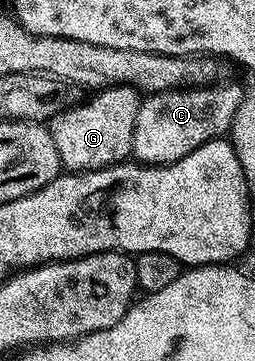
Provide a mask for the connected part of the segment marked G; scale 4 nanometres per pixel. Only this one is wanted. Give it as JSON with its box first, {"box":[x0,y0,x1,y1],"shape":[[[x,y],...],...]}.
{"box":[48,85,143,173],"shape":[[[111,85],[87,97],[90,97],[87,101],[79,100],[70,108],[60,110],[48,122],[52,143],[56,143],[63,170],[71,173],[106,169],[127,160],[131,156],[136,115],[143,103],[138,90],[131,85]]]}

